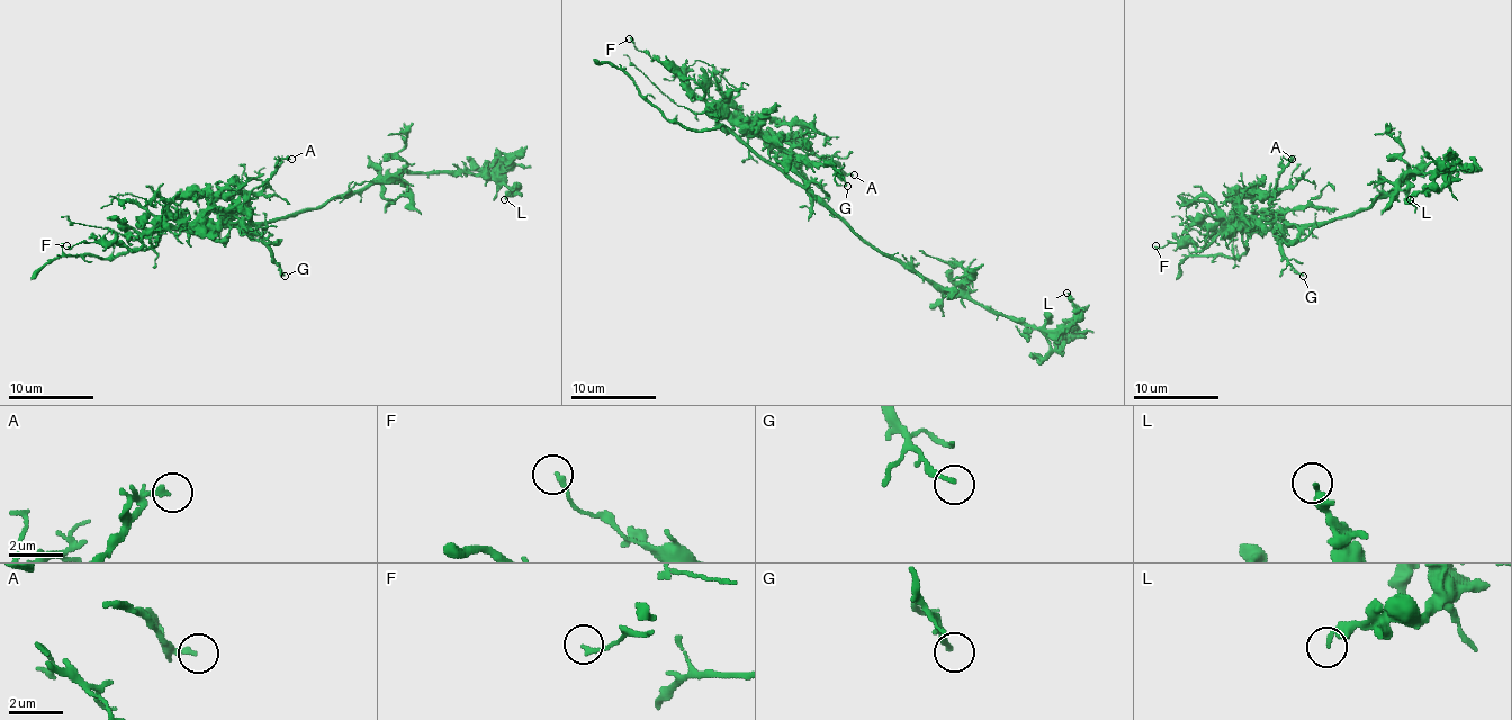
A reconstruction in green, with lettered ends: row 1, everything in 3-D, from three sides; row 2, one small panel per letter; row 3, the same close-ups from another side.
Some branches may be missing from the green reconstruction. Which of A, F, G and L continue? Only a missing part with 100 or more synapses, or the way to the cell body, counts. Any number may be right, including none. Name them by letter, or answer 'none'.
none

